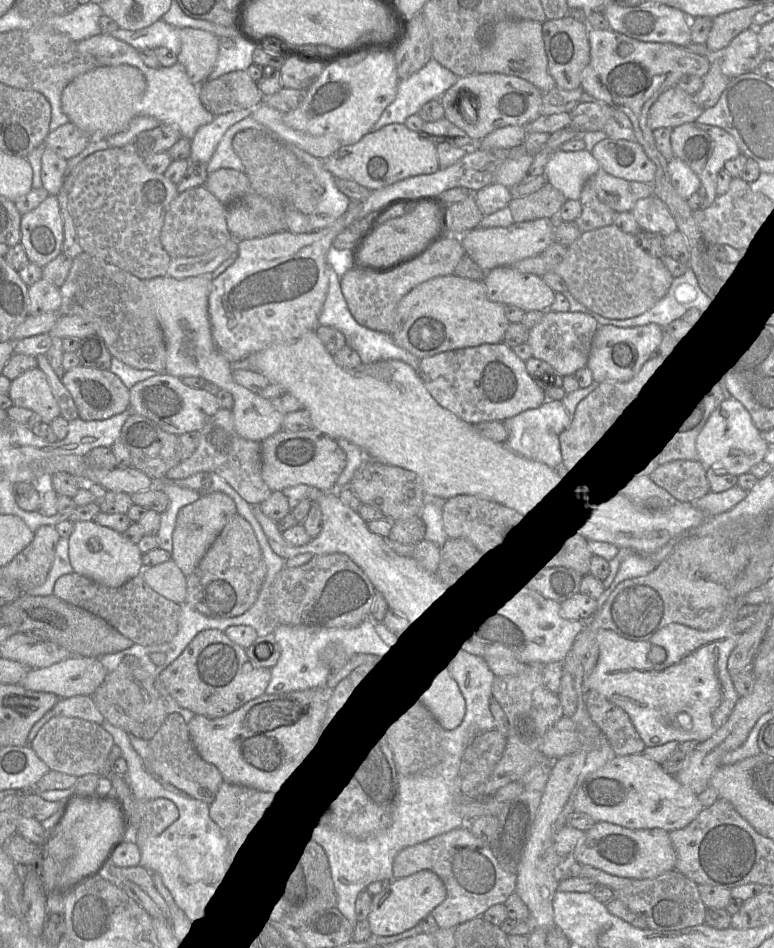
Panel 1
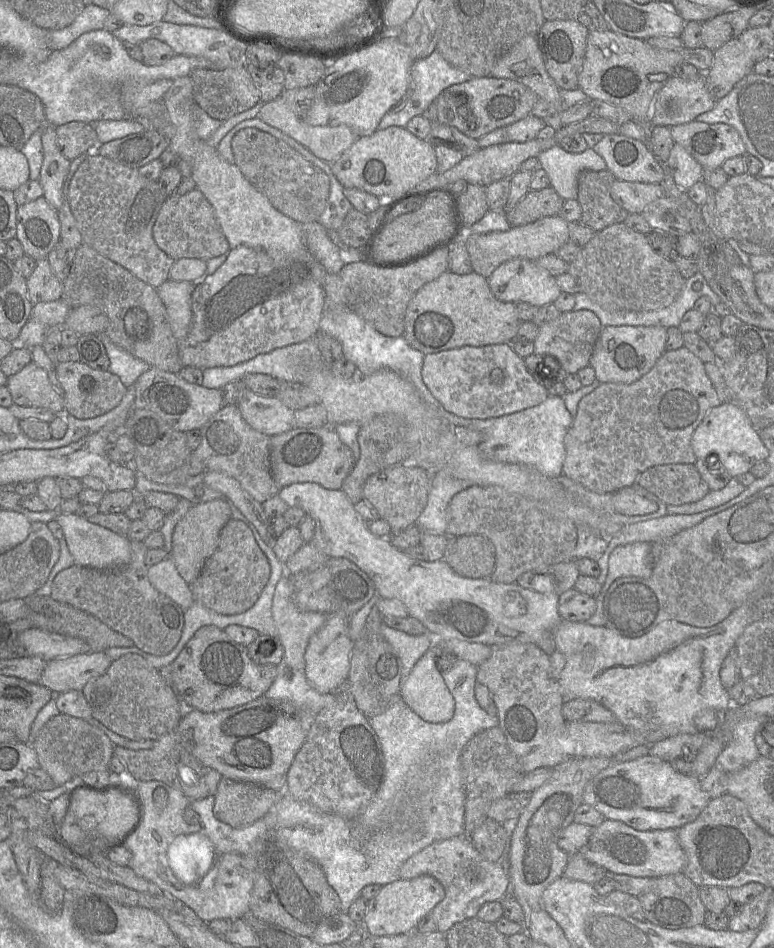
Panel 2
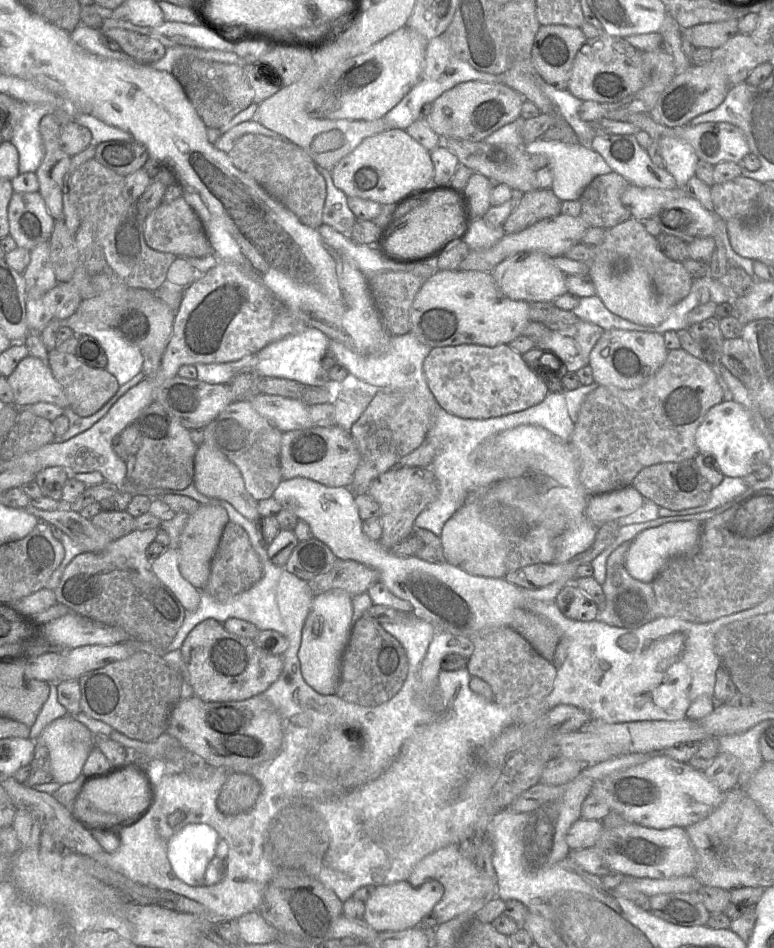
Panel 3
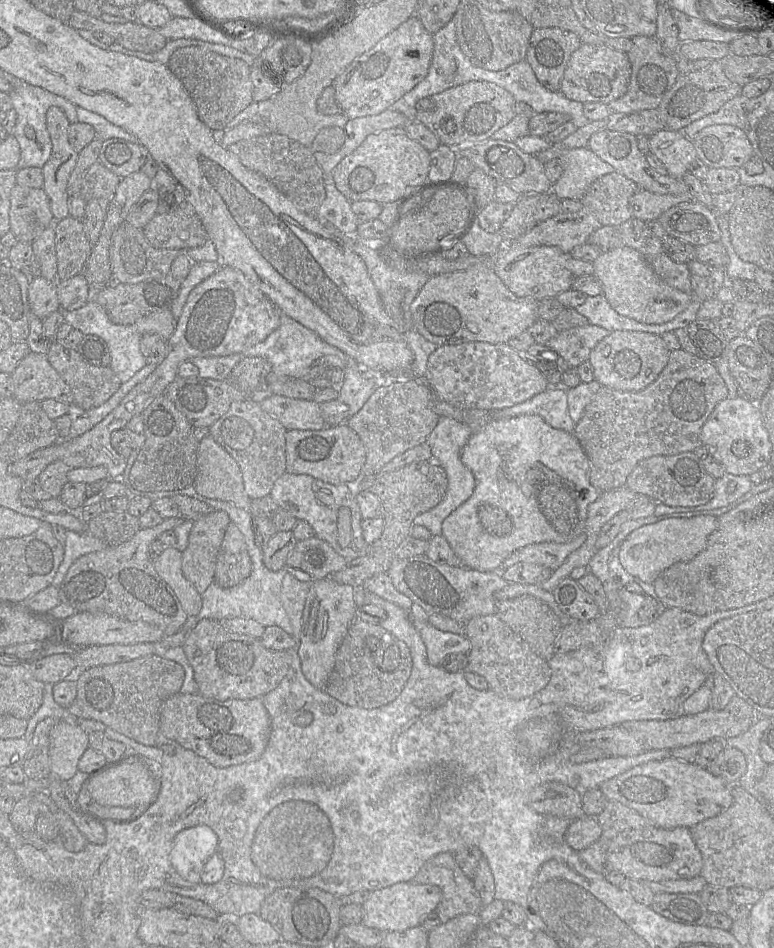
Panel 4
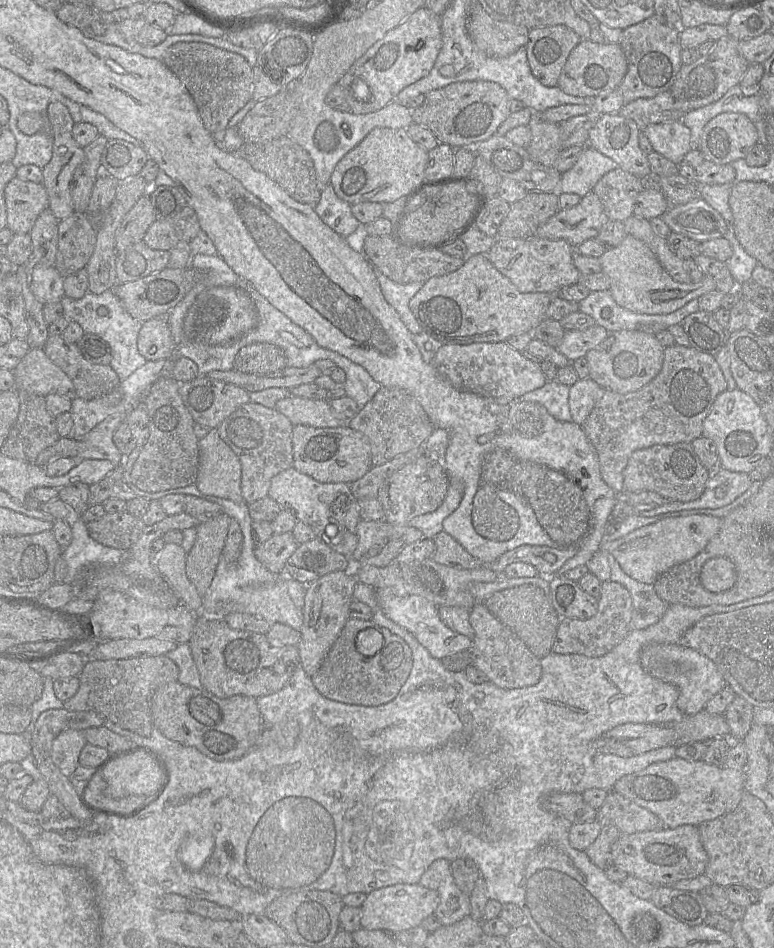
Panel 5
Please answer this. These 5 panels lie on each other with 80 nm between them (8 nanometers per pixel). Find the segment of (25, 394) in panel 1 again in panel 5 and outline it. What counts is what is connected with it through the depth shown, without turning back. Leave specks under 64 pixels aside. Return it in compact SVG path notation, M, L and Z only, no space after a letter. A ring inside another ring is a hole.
M32 347L13 370L15 388L47 396L59 394L77 398L71 379L46 355L43 348Z

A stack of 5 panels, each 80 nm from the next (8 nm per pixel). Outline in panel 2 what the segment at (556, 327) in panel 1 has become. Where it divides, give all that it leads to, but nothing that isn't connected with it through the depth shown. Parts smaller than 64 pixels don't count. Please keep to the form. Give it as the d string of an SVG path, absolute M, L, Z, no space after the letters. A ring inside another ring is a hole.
M579 310L563 312L553 321L539 327L534 342L534 353L554 359L554 367L560 368L565 374L577 373L590 366L590 358L603 326L599 318L591 311Z

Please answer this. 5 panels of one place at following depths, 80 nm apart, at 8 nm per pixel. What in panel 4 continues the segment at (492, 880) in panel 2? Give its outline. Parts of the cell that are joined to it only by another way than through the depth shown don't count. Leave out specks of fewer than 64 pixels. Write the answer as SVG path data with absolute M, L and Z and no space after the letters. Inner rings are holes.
M442 852L427 860L411 882L436 885L441 889L442 898L434 912L442 923L461 914L478 914L482 908L481 898L474 887L473 880L457 865L453 853Z

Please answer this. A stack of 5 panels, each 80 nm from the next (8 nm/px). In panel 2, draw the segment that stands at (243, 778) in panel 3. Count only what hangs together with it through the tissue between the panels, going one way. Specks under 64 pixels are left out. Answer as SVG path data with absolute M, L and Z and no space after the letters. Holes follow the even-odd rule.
M222 777L214 795L213 814L233 828L244 828L264 817L278 799L279 792Z

